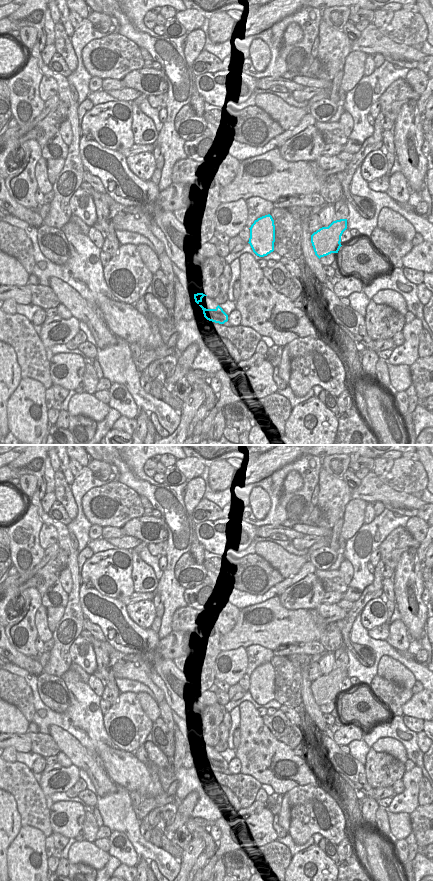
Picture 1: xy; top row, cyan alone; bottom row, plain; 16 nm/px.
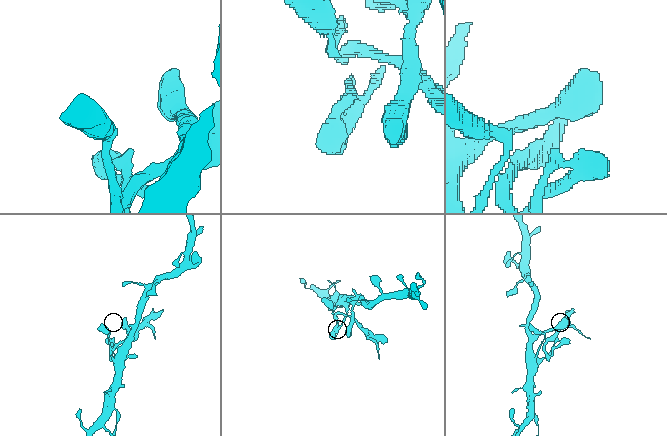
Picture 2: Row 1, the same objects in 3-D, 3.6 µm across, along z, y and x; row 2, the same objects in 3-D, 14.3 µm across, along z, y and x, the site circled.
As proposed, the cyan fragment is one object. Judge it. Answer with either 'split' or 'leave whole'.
split

